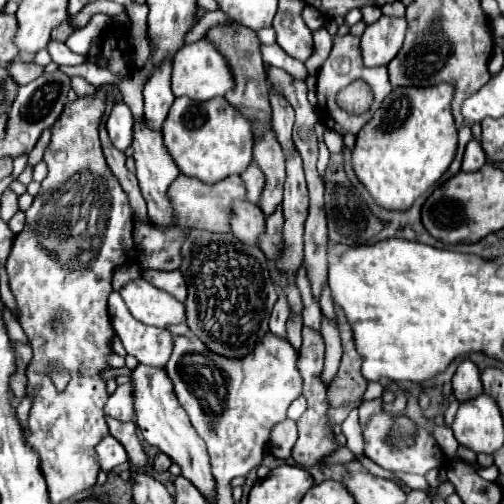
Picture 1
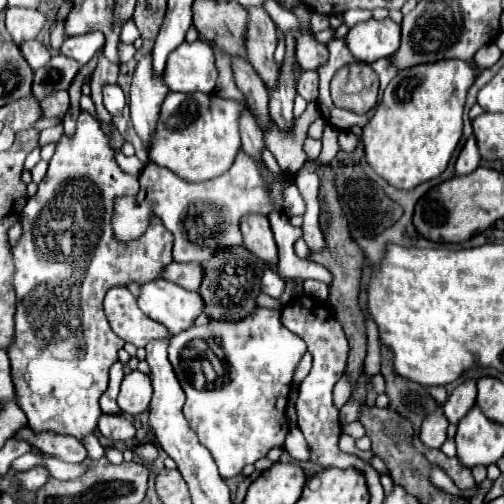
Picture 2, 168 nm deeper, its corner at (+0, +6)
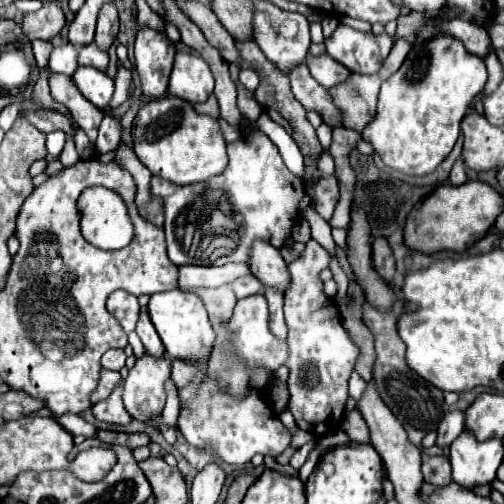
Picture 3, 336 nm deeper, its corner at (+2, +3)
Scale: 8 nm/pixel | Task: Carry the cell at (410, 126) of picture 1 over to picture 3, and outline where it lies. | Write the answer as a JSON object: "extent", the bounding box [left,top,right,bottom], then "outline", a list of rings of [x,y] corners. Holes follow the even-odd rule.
{"extent":[362,36,488,176],"outline":[[[438,36],[424,44],[416,44],[400,70],[392,74],[380,88],[376,116],[362,130],[362,138],[372,144],[382,162],[406,176],[426,176],[454,148],[460,122],[472,98],[484,88],[488,72],[484,62],[466,52],[454,36]]]}

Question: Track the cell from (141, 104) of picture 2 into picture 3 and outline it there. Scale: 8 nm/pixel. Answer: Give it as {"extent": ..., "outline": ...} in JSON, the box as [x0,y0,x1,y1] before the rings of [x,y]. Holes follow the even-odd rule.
{"extent":[134,28,174,100],"outline":[[[140,28],[136,36],[134,66],[140,78],[140,90],[146,100],[162,98],[168,90],[168,78],[174,64],[174,44],[166,34]]]}

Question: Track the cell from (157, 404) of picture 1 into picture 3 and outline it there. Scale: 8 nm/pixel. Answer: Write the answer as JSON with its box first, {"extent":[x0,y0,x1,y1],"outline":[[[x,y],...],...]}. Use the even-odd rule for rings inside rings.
{"extent":[136,308,164,358],"outline":[[[142,308],[142,316],[140,316],[140,320],[138,320],[136,334],[140,336],[146,354],[150,354],[150,356],[154,356],[154,358],[162,358],[162,356],[164,356],[164,344],[162,344],[162,340],[160,340],[160,336],[158,336],[154,324],[150,322],[146,308]]]}

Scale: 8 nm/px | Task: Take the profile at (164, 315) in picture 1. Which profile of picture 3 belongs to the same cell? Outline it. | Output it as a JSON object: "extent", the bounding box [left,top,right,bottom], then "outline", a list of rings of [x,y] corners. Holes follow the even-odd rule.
{"extent":[148,288,214,362],"outline":[[[178,288],[162,294],[152,294],[148,302],[148,314],[170,356],[190,362],[208,360],[214,344],[214,330],[200,296],[194,296],[194,292],[182,292]]]}

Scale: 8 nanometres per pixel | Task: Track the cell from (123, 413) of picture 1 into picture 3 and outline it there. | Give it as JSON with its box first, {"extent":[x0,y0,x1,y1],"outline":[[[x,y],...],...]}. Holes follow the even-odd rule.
{"extent":[124,356,170,422],"outline":[[[144,356],[136,360],[136,366],[130,370],[124,380],[124,408],[134,420],[146,422],[154,420],[162,414],[166,392],[164,380],[170,378],[170,360],[154,360],[152,356]]]}

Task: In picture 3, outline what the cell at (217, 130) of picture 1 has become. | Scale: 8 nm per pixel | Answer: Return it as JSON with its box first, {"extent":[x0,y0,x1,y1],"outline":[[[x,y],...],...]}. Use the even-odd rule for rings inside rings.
{"extent":[132,96,226,184],"outline":[[[168,96],[140,108],[132,130],[138,160],[154,174],[174,184],[194,184],[218,176],[226,164],[226,140],[218,118],[198,114],[192,104]]]}

